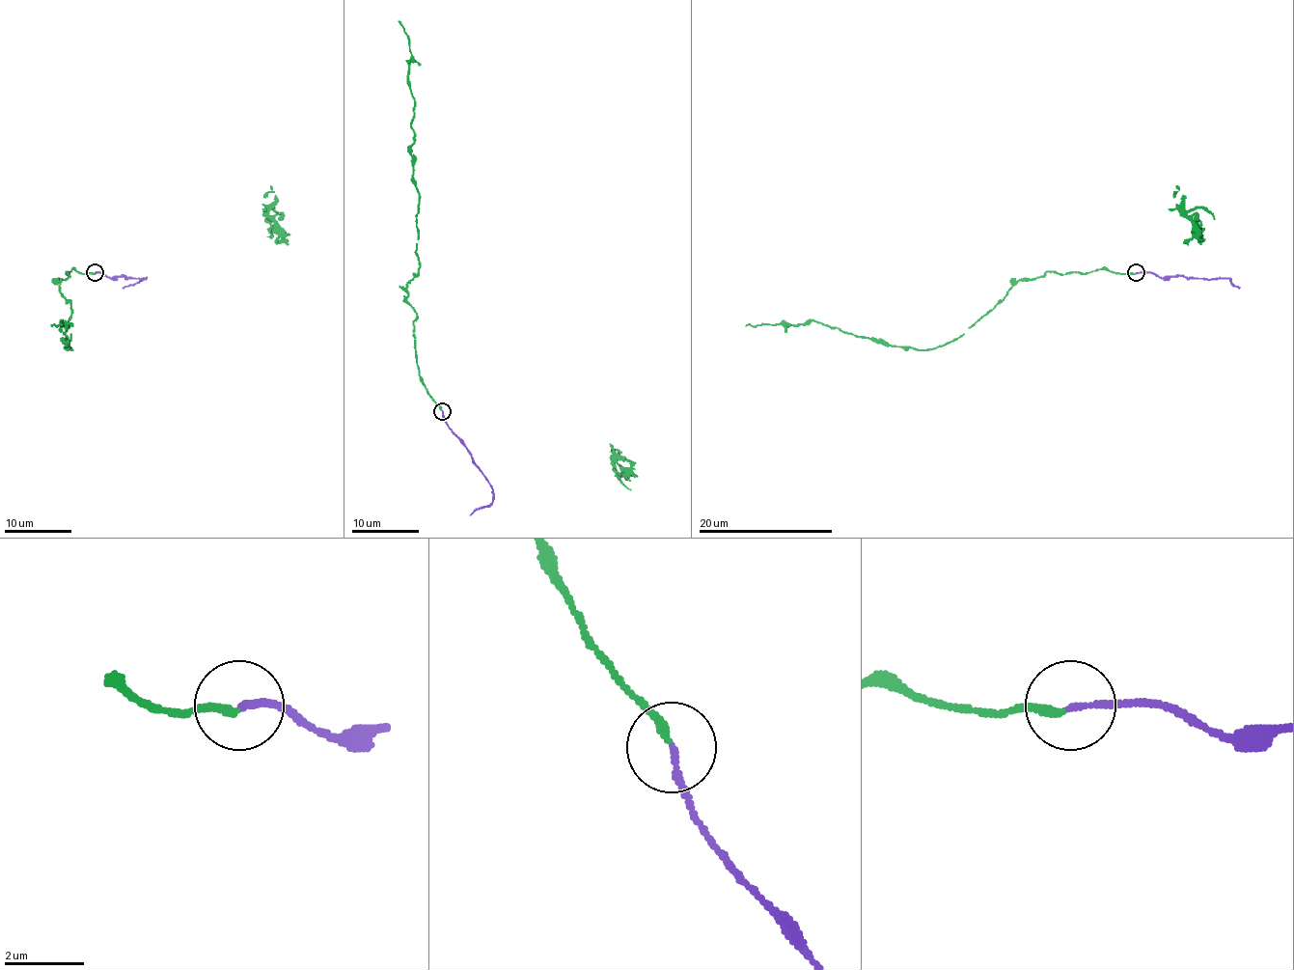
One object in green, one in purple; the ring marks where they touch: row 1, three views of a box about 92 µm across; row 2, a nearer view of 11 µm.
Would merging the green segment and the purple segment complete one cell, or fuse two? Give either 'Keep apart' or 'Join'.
Join

